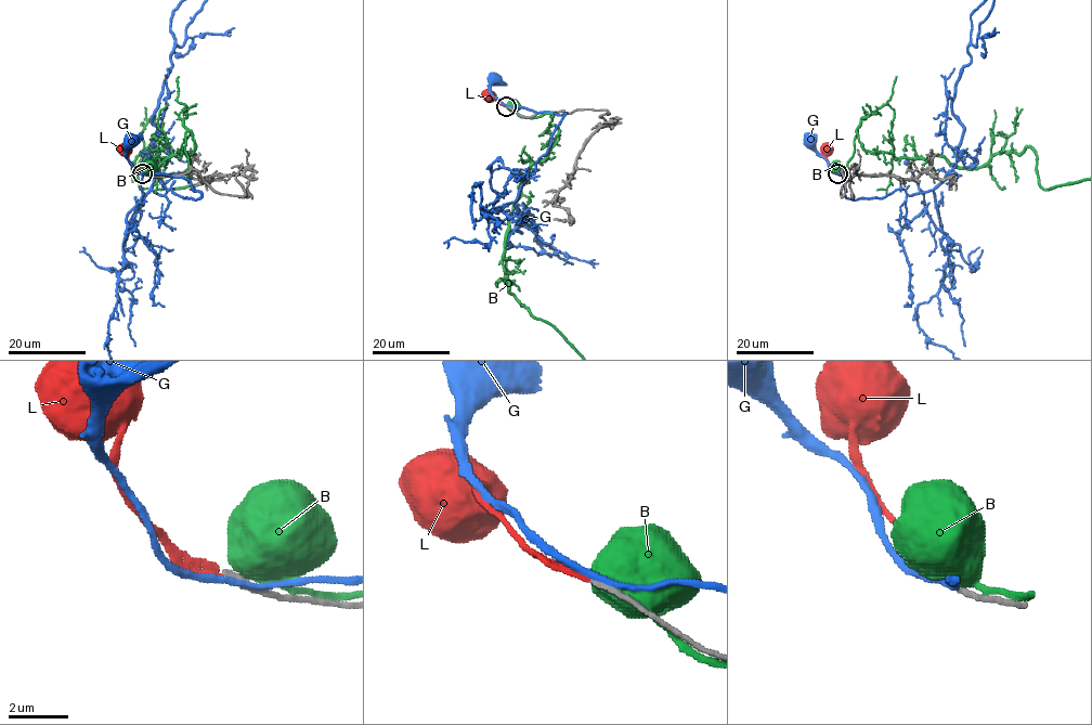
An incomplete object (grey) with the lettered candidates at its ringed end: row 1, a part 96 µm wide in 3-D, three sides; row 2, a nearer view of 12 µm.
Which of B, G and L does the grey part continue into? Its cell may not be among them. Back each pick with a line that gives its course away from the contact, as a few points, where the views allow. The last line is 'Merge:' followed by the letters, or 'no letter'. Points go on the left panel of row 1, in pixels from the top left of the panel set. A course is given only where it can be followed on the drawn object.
L: via (142, 173), (129, 162), (125, 150)
Merge: L

